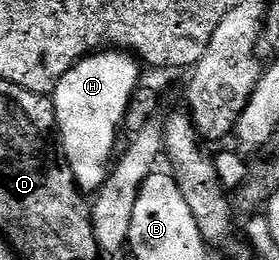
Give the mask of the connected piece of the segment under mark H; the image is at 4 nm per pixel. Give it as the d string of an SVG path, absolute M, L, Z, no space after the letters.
M100 52L80 59L56 85L54 95L56 125L59 137L62 139L62 153L70 163L72 175L76 177L76 184L81 191L95 192L108 178L109 169L114 162L112 149L116 146L116 129L118 131L121 129L130 100L134 96L136 87L141 85L140 70L142 71L141 63L127 53Z

